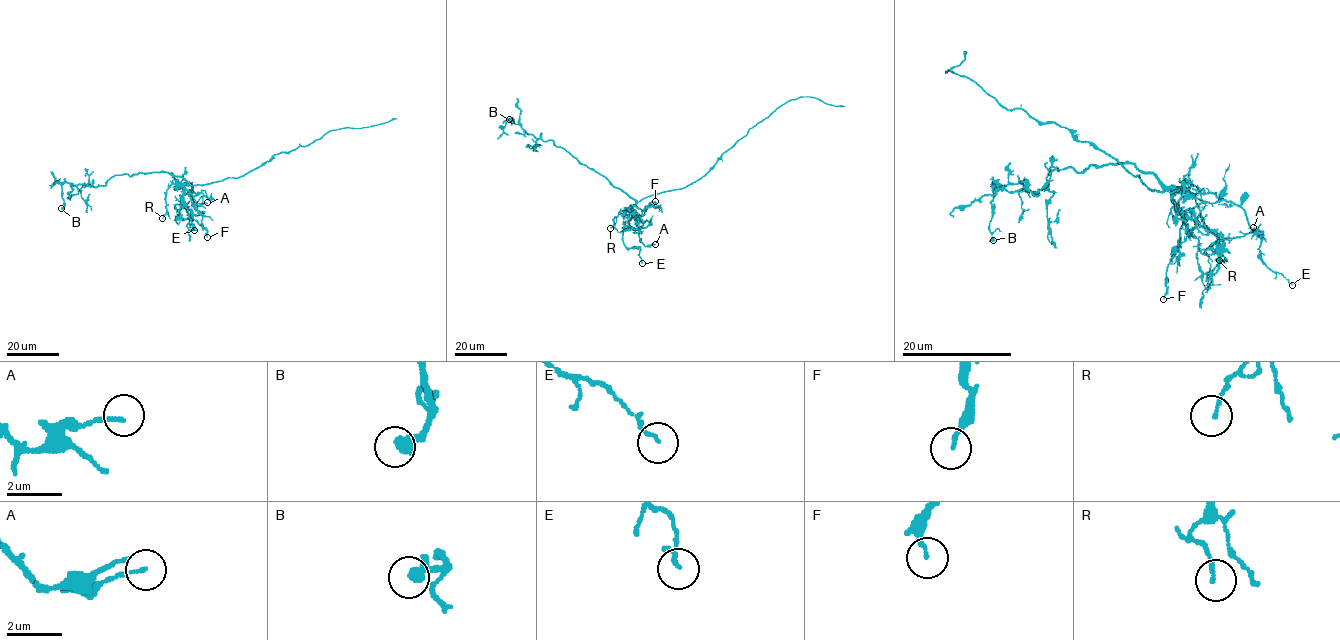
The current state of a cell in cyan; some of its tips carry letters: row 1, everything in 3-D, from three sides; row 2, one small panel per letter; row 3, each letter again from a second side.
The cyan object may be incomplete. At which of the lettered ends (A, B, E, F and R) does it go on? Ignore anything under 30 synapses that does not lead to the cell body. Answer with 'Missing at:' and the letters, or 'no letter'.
Missing at: no letter

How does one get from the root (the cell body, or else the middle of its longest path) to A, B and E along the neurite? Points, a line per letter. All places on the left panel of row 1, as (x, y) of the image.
A: (219, 181), (185, 184), (184, 194), (190, 189), (198, 206), (207, 202)
B: (219, 181), (191, 185), (181, 177), (152, 172), (115, 174), (104, 185), (96, 187), (64, 182), (61, 208)
E: (219, 181), (185, 184), (181, 208), (175, 207), (179, 204), (186, 209), (194, 230)

